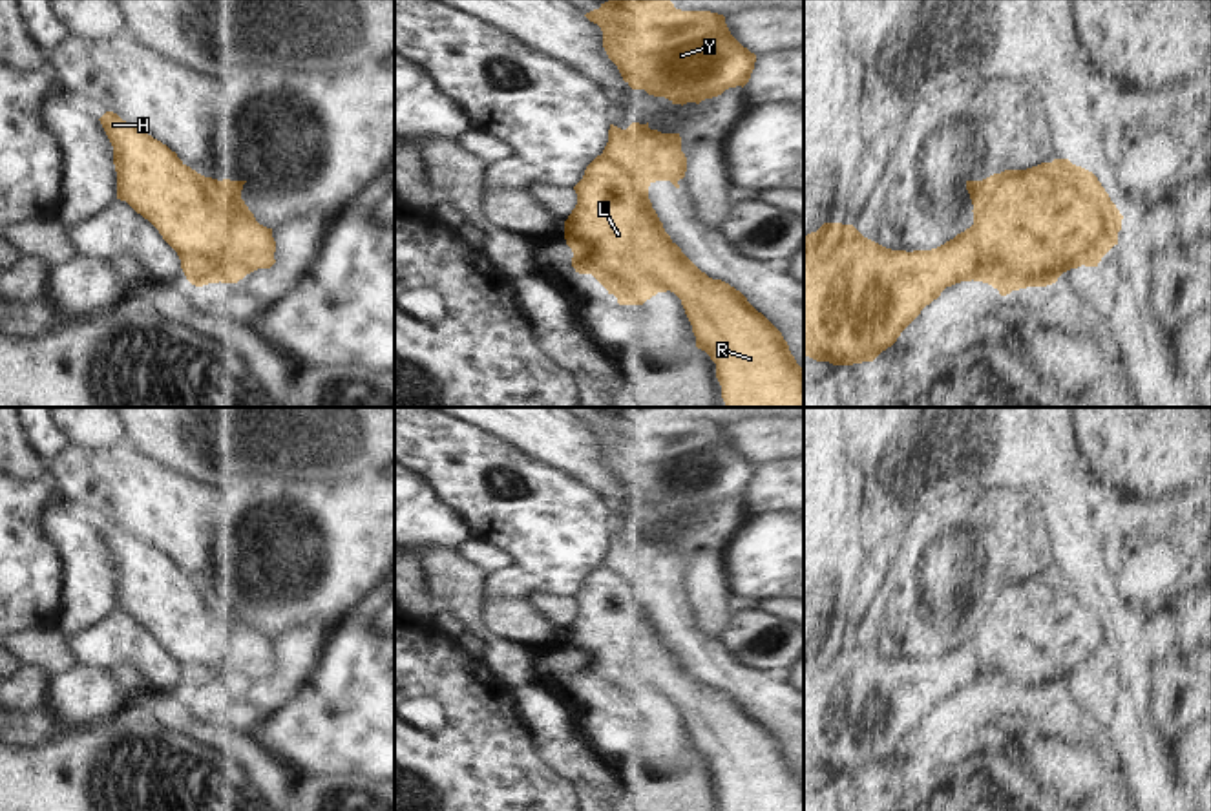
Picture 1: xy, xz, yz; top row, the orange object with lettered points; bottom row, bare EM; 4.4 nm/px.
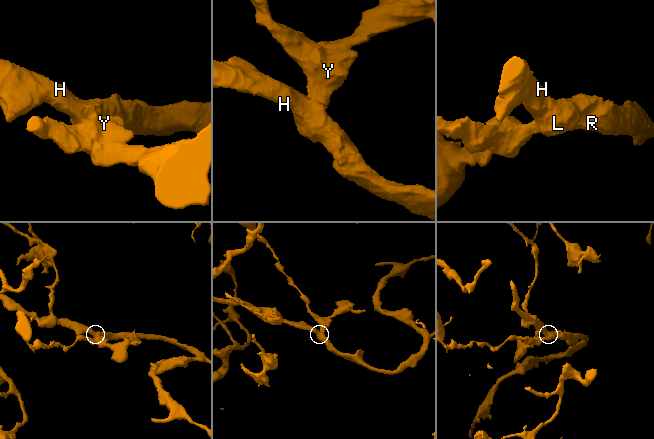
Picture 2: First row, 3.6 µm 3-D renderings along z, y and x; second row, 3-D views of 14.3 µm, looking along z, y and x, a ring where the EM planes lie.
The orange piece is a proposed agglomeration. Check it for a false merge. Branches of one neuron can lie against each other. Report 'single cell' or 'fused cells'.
fused cells

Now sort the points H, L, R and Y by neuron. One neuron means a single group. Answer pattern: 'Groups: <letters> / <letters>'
Groups: H L R / Y

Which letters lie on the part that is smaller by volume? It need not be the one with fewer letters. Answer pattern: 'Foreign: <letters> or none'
Foreign: Y

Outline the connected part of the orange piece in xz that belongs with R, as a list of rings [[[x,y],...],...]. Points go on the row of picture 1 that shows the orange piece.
[[[605,153],[597,155],[574,186],[577,205],[564,221],[572,267],[592,274],[619,305],[643,305],[658,292],[674,292],[696,336],[696,347],[716,363],[725,407],[804,407],[804,369],[782,332],[747,298],[701,272],[670,239],[648,199],[648,179],[632,179]]]

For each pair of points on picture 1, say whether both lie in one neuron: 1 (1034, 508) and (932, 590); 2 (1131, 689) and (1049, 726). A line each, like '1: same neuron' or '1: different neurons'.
1: same neuron
2: different neurons

